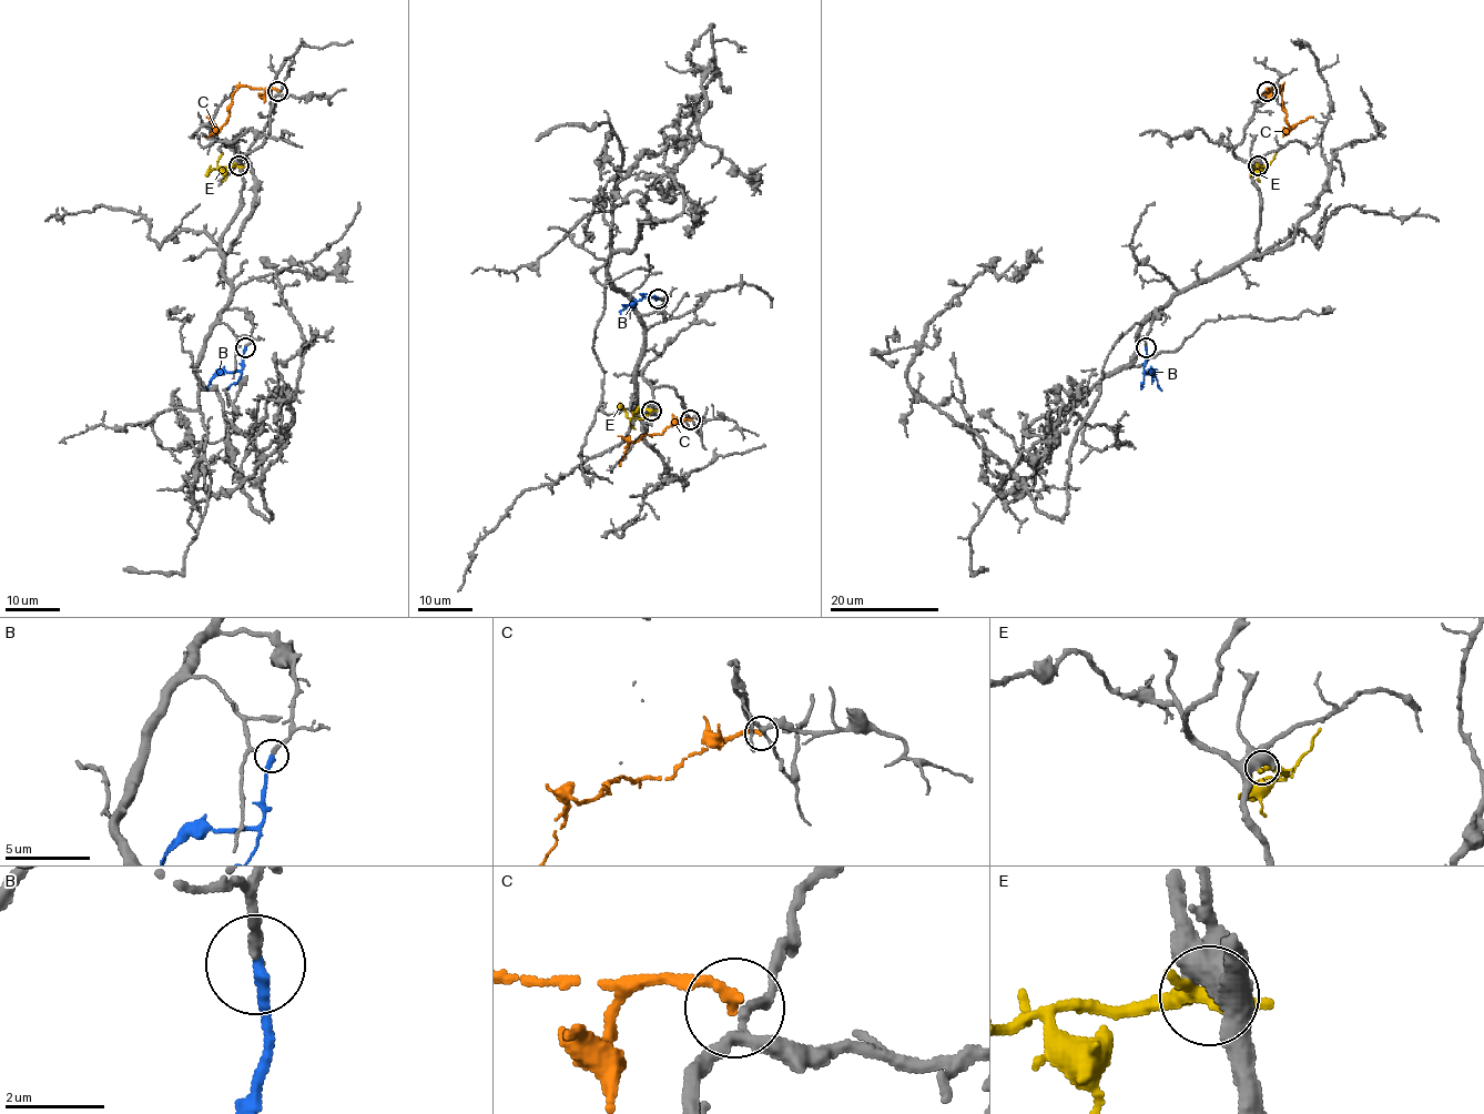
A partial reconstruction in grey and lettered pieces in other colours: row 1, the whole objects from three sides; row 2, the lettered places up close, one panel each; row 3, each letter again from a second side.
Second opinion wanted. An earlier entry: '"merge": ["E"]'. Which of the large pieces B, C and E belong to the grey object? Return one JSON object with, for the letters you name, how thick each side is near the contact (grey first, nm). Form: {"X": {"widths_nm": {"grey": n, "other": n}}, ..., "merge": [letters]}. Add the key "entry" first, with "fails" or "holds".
{"entry": "fails", "B": {"widths_nm": {"grey": 220, "other": 280}}, "merge": ["B"]}

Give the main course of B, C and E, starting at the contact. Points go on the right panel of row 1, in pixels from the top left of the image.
B: (1145, 348), (1144, 370), (1157, 380), (1161, 391)
C: (1267, 91), (1281, 85), (1290, 129), (1313, 117)
E: (1258, 165), (1266, 170), (1258, 170), (1250, 176)

